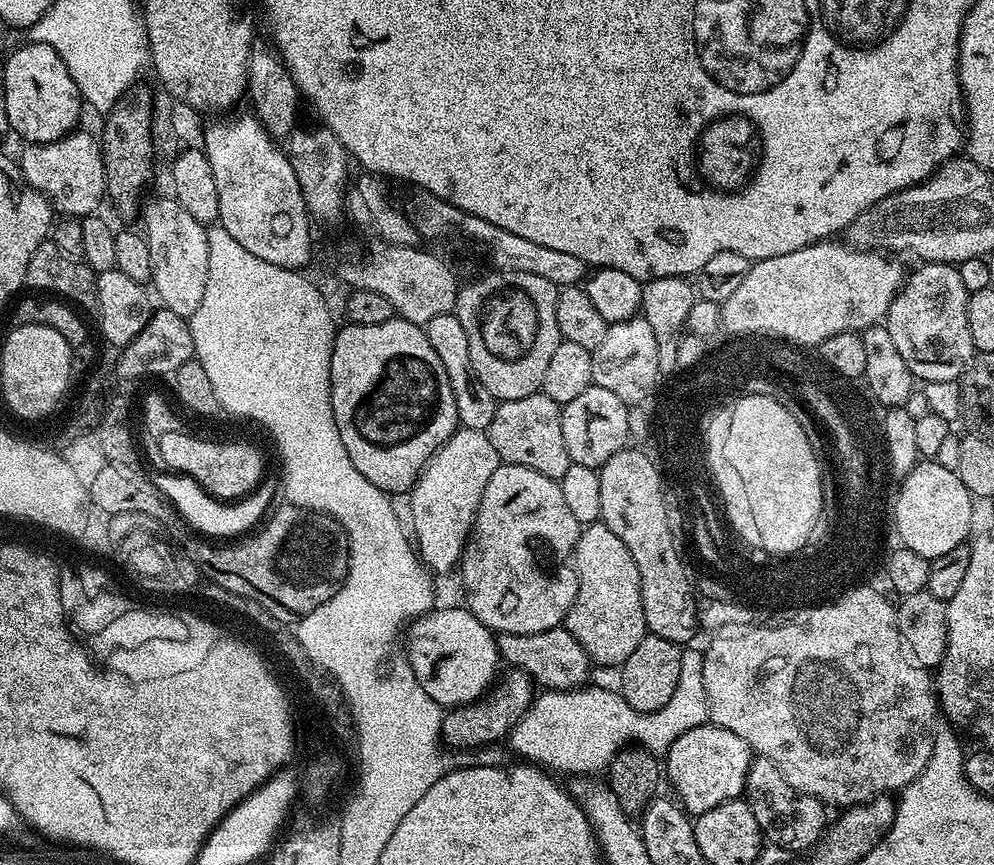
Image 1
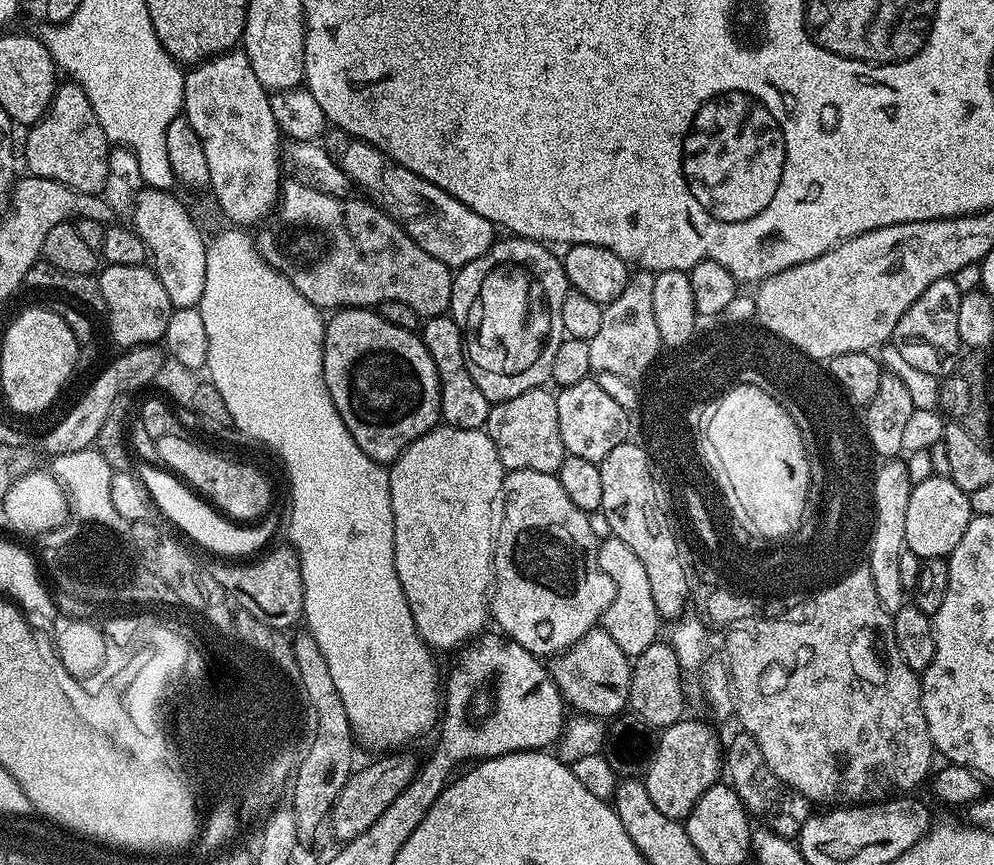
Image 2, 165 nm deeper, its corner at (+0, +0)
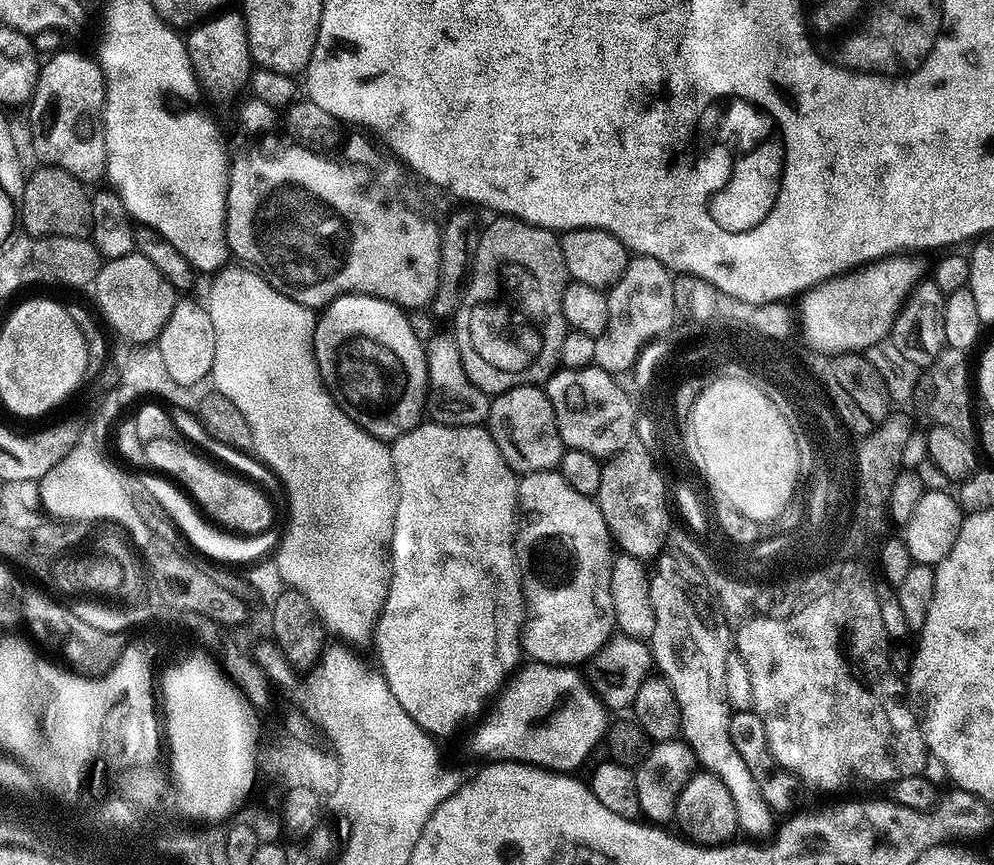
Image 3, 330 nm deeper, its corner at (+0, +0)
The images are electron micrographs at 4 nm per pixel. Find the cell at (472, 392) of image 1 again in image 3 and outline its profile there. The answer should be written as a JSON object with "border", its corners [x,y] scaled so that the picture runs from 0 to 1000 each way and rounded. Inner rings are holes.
{"border":[[[441,382],[427,398],[427,408],[431,429],[429,476],[434,489],[458,495],[486,491],[491,483],[493,458],[492,454],[481,451],[477,442],[473,442],[473,432],[469,432],[469,423],[465,423],[465,409],[461,405],[458,387],[454,383]]]}

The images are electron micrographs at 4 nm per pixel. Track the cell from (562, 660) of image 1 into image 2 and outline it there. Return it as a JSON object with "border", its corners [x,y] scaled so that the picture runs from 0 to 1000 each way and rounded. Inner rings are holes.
{"border":[[[606,724],[593,728],[576,749],[570,749],[553,763],[553,785],[559,790],[563,805],[568,815],[579,817],[580,824],[601,830],[619,830],[632,818],[632,803],[634,802],[634,788],[636,787],[636,763],[628,755],[611,729]]]}

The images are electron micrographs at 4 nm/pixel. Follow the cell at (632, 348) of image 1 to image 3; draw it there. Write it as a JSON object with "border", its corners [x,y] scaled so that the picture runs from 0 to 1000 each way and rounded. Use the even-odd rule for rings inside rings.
{"border":[[[637,295],[626,321],[611,334],[614,369],[610,382],[600,390],[597,422],[617,432],[635,431],[651,398],[672,388],[677,383],[682,357],[678,349],[677,316],[662,298]]]}

